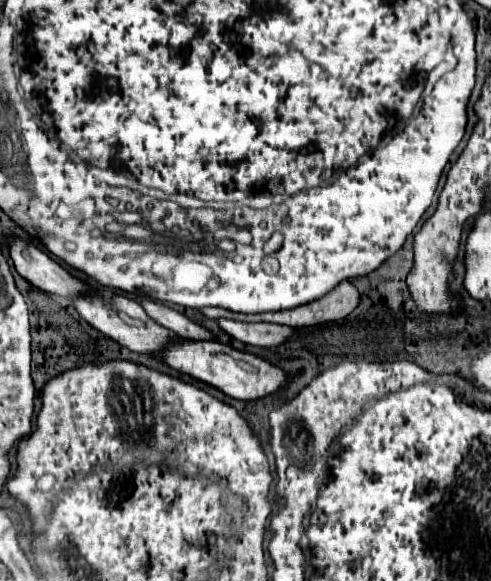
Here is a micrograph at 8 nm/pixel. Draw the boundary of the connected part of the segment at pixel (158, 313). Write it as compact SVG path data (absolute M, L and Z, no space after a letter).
M140 300L140 306L144 306L146 314L150 318L154 318L154 322L158 322L160 326L164 326L168 330L174 330L180 338L194 338L194 340L196 338L206 338L206 340L210 338L210 340L214 340L214 336L206 328L190 322L184 314L180 314L180 312L164 306L164 304L160 304L160 302Z

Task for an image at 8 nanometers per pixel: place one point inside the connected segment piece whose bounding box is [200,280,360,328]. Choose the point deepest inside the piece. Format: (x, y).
(339, 302)

